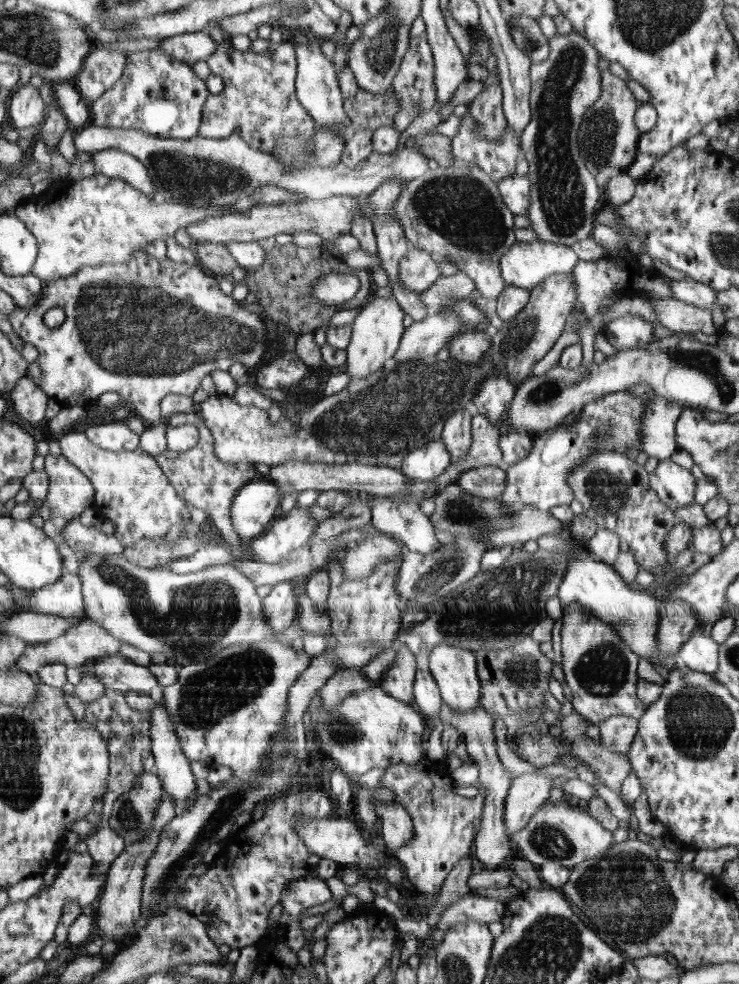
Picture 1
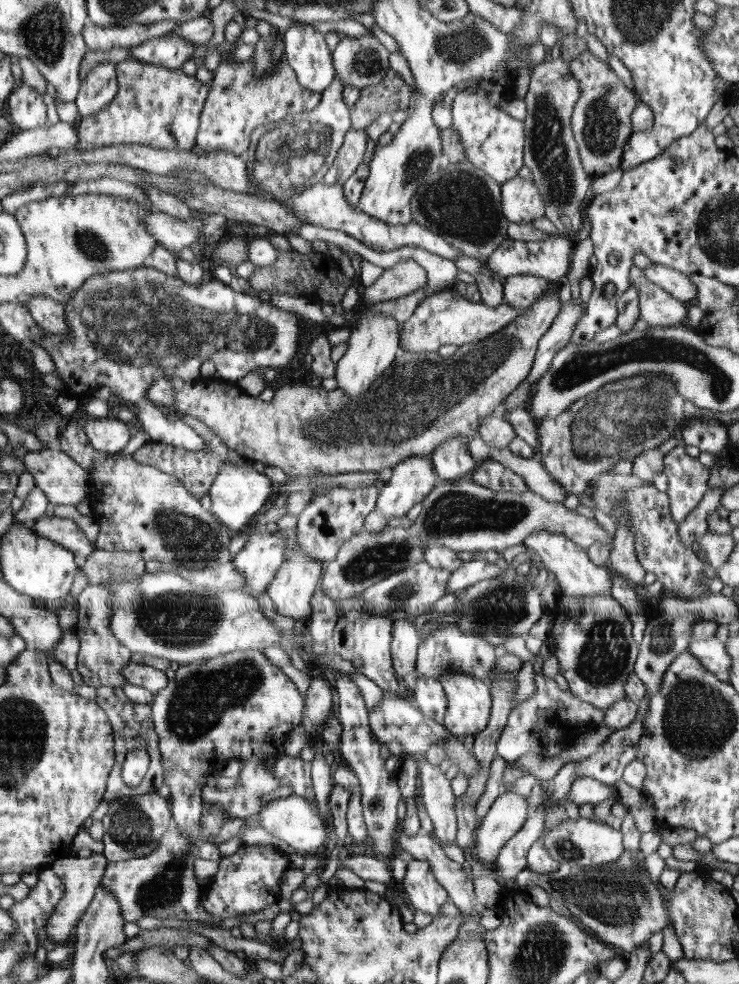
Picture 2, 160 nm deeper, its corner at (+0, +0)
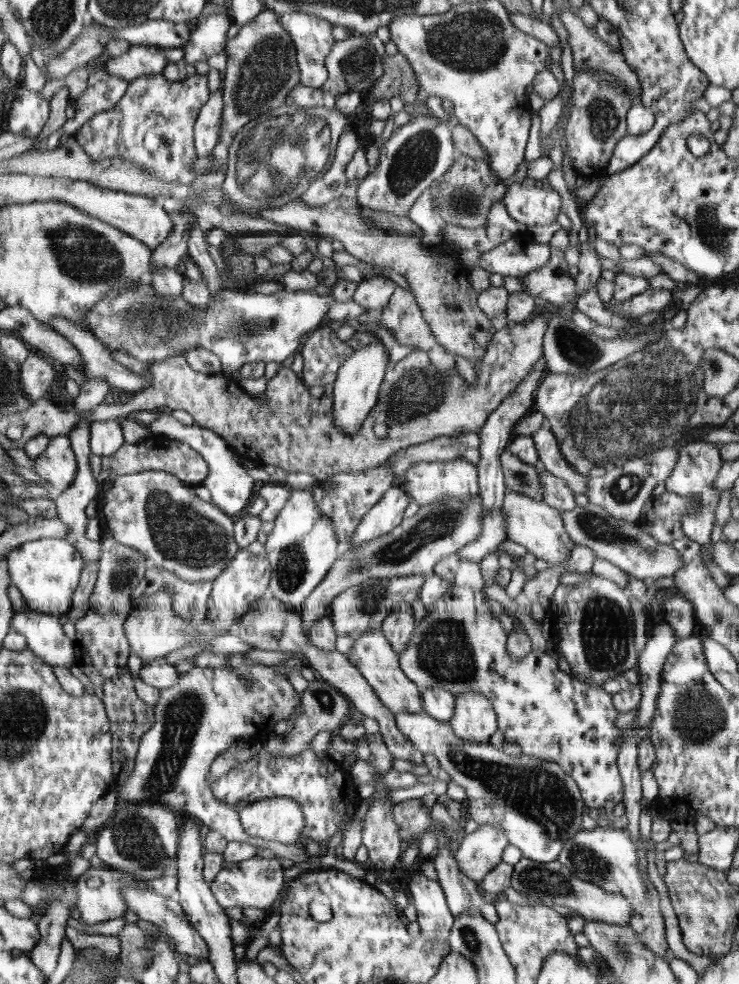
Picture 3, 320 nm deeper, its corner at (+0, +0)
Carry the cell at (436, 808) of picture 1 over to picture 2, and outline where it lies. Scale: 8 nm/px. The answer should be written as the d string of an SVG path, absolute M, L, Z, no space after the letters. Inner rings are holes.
M414 859L404 868L400 877L415 909L429 914L433 919L442 916L440 909L449 901L449 893L426 861Z

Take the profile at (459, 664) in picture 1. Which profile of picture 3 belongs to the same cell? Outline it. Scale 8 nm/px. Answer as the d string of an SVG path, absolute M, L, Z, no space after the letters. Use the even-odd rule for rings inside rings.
M475 690L456 696L456 711L449 723L459 737L474 743L488 743L499 729L492 701Z

